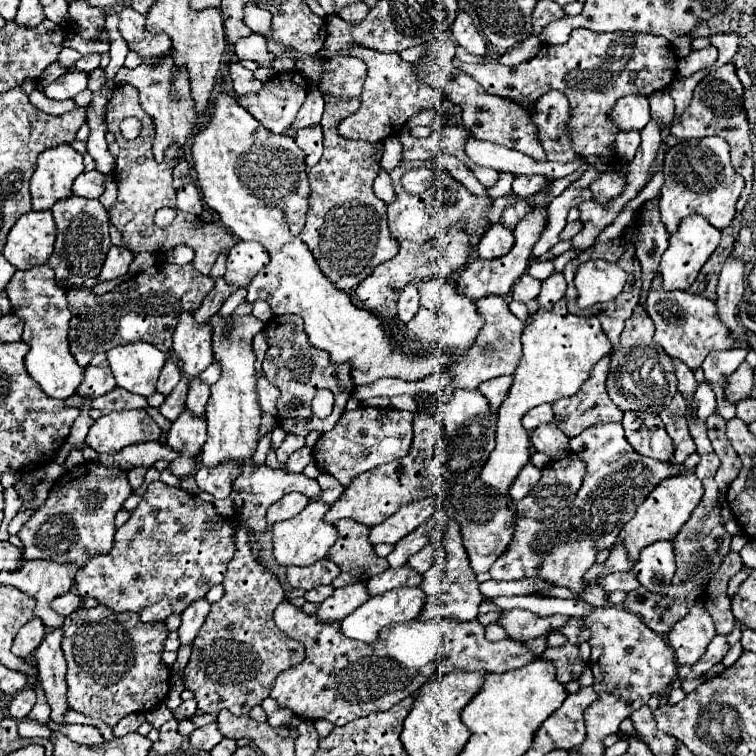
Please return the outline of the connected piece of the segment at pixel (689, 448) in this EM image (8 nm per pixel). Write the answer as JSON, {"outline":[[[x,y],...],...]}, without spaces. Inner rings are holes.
{"outline":[[[676,393],[672,403],[660,413],[666,431],[676,445],[676,455],[672,455],[670,463],[684,463],[684,459],[696,449],[696,445],[688,433],[688,427],[686,427],[686,409],[688,407],[686,407],[682,395]]]}

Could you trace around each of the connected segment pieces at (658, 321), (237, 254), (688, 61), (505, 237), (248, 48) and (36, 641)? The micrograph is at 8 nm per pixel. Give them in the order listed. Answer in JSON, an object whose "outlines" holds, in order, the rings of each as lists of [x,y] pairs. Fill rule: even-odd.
{"outlines":[[[[656,273],[656,279],[652,279],[652,285],[646,297],[646,311],[656,325],[656,335],[654,335],[656,343],[672,359],[684,361],[690,369],[700,367],[704,361],[704,355],[708,355],[710,351],[730,349],[734,345],[728,329],[716,317],[714,301],[702,295],[692,295],[688,291],[664,291],[660,273]]],[[[238,241],[228,251],[224,279],[230,285],[246,287],[254,279],[254,275],[268,265],[268,259],[270,259],[268,251],[264,251],[264,247],[260,247],[260,243]]],[[[714,45],[700,49],[700,51],[690,51],[690,55],[678,61],[678,73],[682,77],[690,77],[706,67],[712,67],[716,63],[716,57],[718,57],[718,51]]],[[[492,223],[484,231],[484,235],[476,247],[476,253],[480,259],[496,259],[496,257],[506,255],[510,251],[512,243],[514,243],[512,231],[500,223]]],[[[250,35],[248,39],[240,39],[236,43],[238,59],[252,59],[260,67],[272,67],[274,55],[266,47],[266,39],[262,35]]],[[[36,617],[32,621],[28,621],[16,635],[14,645],[12,645],[12,653],[16,653],[18,657],[28,657],[36,651],[36,647],[42,643],[46,635],[46,627],[44,623]]]]}

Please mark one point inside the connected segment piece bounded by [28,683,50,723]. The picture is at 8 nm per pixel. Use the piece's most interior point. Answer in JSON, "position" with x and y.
{"position":[40,712]}

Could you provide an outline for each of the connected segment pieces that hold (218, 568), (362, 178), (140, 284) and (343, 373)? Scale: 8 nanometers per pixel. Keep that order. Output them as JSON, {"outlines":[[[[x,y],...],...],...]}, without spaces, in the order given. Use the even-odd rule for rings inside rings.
{"outlines":[[[[152,481],[138,507],[130,513],[130,519],[116,531],[112,551],[92,555],[92,559],[76,571],[74,583],[82,597],[94,597],[100,605],[106,605],[116,613],[134,611],[144,623],[164,623],[170,615],[180,615],[190,603],[204,597],[212,585],[222,583],[226,565],[236,553],[234,537],[236,529],[232,519],[220,517],[212,503],[190,495],[180,487]]],[[[326,97],[326,111],[320,121],[324,129],[324,155],[316,167],[310,169],[310,195],[306,225],[300,239],[312,251],[326,279],[340,291],[356,289],[372,271],[398,253],[398,241],[388,233],[386,203],[372,191],[372,181],[378,173],[376,155],[382,143],[344,139],[338,133],[338,123],[360,107],[360,99],[342,101]]],[[[160,263],[120,283],[104,295],[96,295],[94,289],[86,287],[68,289],[66,297],[72,311],[68,339],[76,363],[86,367],[92,355],[102,351],[106,353],[112,347],[136,341],[148,341],[160,351],[168,353],[168,349],[172,347],[172,331],[178,323],[178,315],[198,309],[212,287],[214,281],[206,275],[200,275],[192,265]]],[[[298,315],[274,317],[266,323],[264,331],[268,333],[268,351],[266,351],[266,359],[264,359],[262,367],[264,367],[264,377],[282,391],[280,399],[278,399],[278,417],[282,419],[282,421],[278,421],[280,427],[286,429],[288,433],[302,435],[302,437],[306,437],[310,431],[320,431],[320,433],[330,431],[338,423],[340,415],[344,413],[346,401],[350,399],[350,395],[354,391],[348,363],[332,363],[330,355],[326,351],[312,347],[308,341],[308,335],[304,331],[304,323]],[[318,389],[328,389],[334,395],[334,409],[332,409],[330,417],[326,417],[326,419],[314,417],[314,413],[310,409],[310,401],[314,399]],[[296,399],[300,399],[302,405],[298,409],[292,409],[290,405]]]]}

